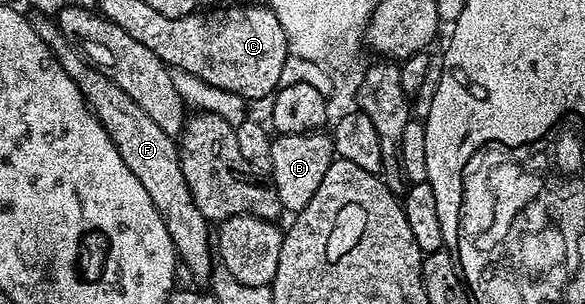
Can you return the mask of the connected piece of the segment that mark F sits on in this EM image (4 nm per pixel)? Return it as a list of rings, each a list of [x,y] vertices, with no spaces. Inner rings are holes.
[[[47,16],[34,17],[33,20],[37,34],[47,43],[53,55],[59,59],[61,66],[73,82],[83,91],[92,112],[99,117],[107,132],[117,146],[121,158],[133,174],[137,174],[137,180],[149,190],[149,198],[153,198],[153,206],[161,214],[165,222],[165,230],[169,230],[169,238],[173,238],[176,257],[187,267],[187,272],[195,280],[210,281],[217,260],[213,255],[213,228],[205,218],[205,214],[197,208],[197,202],[189,188],[189,182],[185,180],[185,174],[181,170],[180,145],[176,137],[165,134],[117,82],[109,79],[105,73],[99,71],[94,64],[88,62],[83,53],[64,36],[58,23]]]

